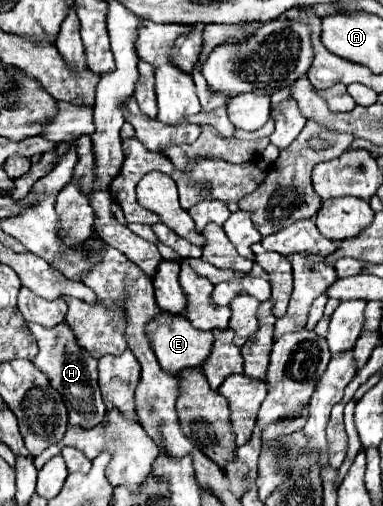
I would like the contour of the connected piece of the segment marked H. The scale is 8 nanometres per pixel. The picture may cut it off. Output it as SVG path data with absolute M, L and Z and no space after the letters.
M28 323L28 327L34 333L38 347L40 347L34 363L40 365L40 371L48 377L50 385L64 397L64 403L66 403L68 415L70 415L70 425L78 425L82 429L100 425L104 419L106 407L102 403L100 389L98 389L96 359L92 359L88 351L78 347L76 337L66 323L56 325L54 329L44 329L42 325L36 325L36 323Z

